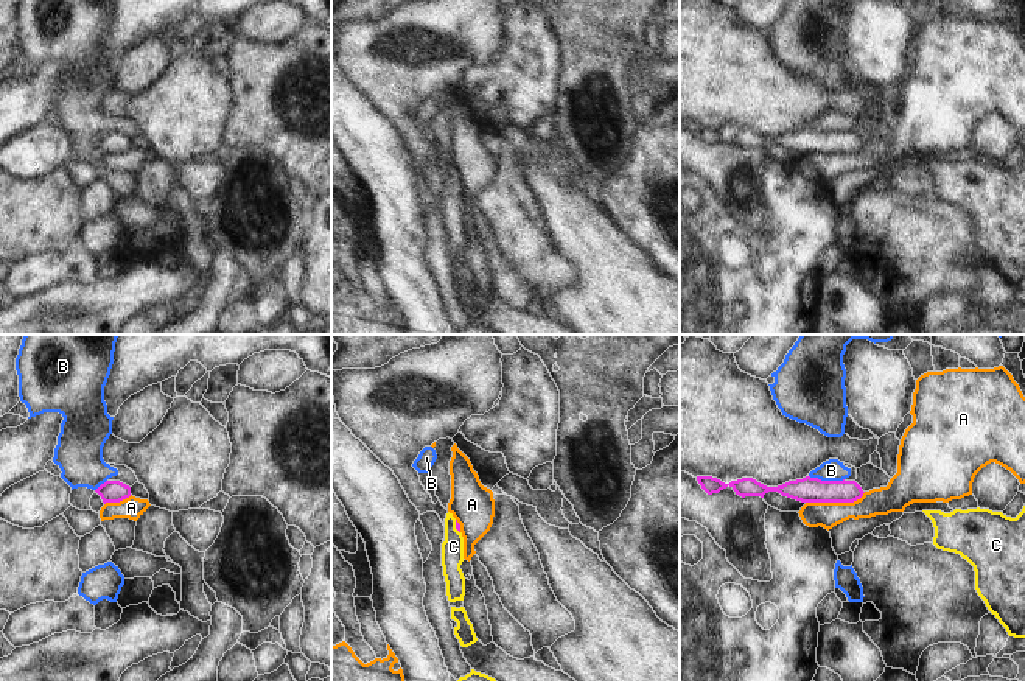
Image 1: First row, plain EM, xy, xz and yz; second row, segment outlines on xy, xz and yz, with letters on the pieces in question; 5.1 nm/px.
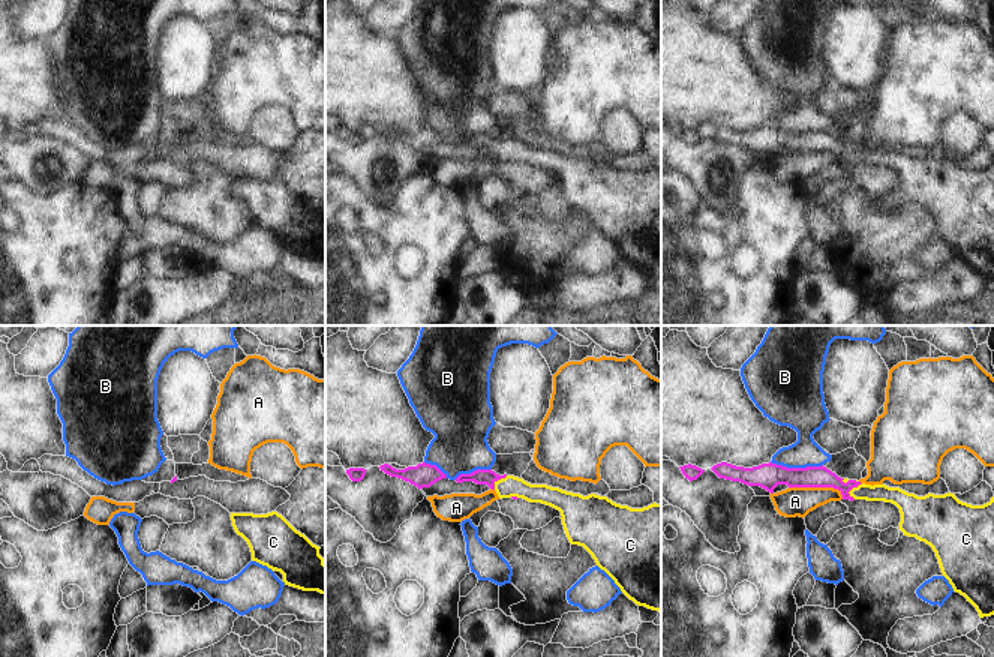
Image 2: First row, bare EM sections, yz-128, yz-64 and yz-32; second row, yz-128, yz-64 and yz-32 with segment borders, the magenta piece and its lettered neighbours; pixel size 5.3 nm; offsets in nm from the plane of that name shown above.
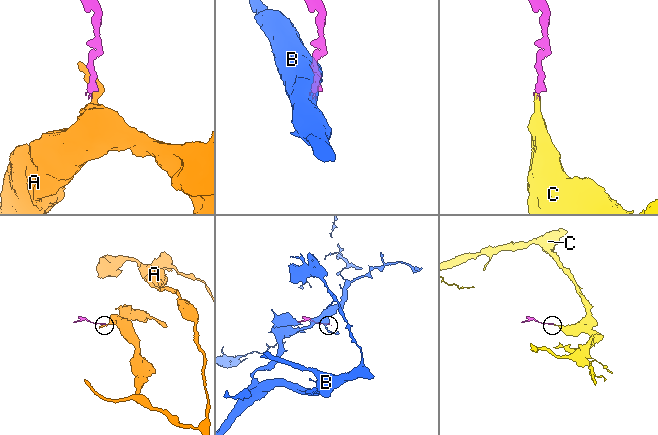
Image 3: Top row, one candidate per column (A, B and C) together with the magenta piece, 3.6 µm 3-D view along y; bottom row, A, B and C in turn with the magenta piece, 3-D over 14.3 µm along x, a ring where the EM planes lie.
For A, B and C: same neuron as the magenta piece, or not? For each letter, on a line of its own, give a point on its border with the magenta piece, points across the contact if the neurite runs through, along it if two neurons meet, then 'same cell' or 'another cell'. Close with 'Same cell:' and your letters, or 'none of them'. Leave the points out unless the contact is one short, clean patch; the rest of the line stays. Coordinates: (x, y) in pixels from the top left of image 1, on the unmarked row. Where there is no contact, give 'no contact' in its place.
A: contact yz (836, 153); border yz (865, 143), (853, 153), (806, 154); another cell
B: contact yz (826, 133); border yz (809, 126), (818, 131), (843, 131); another cell
C: contact xz (456, 178); way xz (458, 178), (456, 178), (453, 198); same cell
Same cell: C

